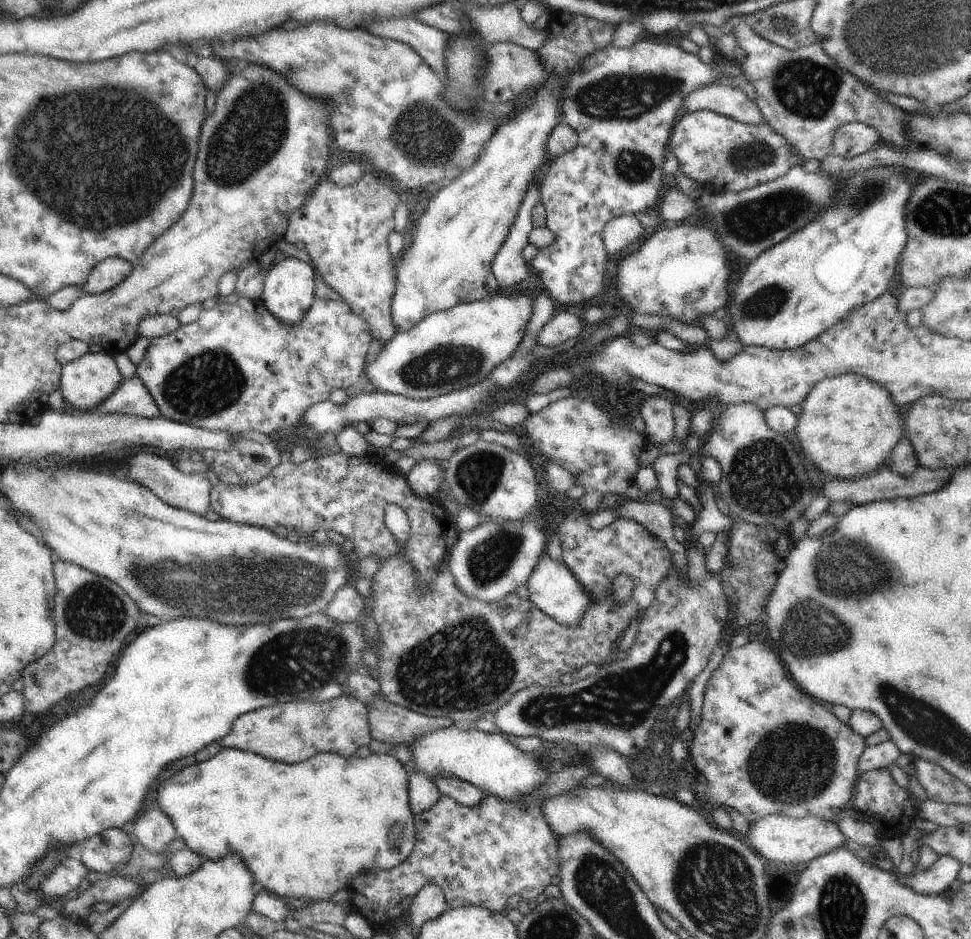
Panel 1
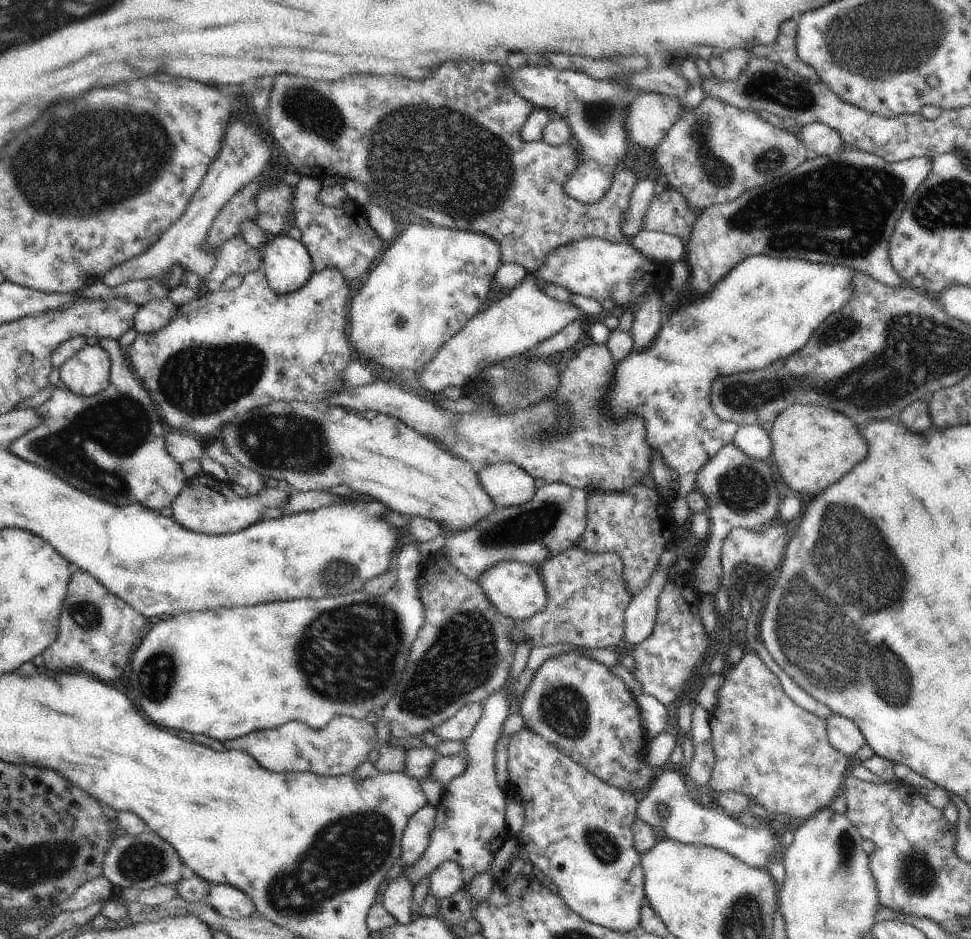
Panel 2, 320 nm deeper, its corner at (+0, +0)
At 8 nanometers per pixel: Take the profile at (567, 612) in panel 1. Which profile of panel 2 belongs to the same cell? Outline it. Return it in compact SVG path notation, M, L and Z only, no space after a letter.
M502 561L487 568L476 580L486 598L505 616L516 622L525 621L537 612L545 610L547 594L540 568L518 561Z

